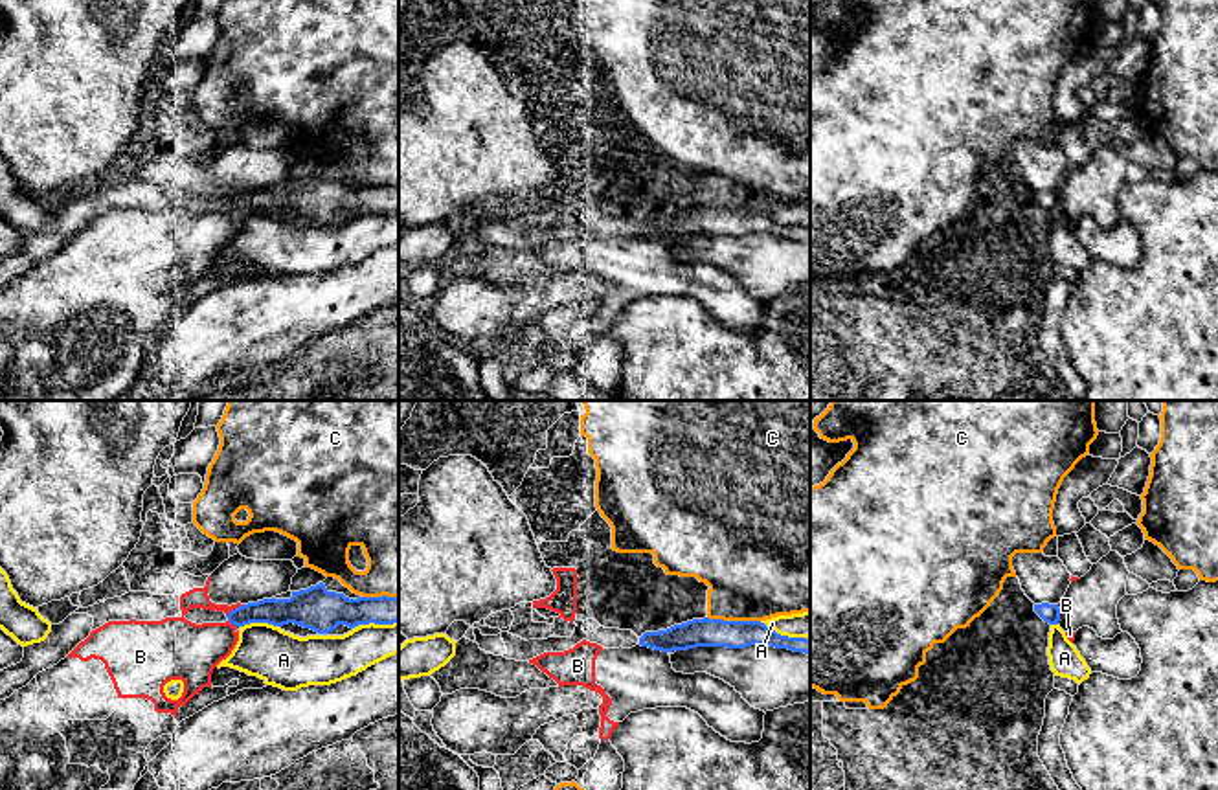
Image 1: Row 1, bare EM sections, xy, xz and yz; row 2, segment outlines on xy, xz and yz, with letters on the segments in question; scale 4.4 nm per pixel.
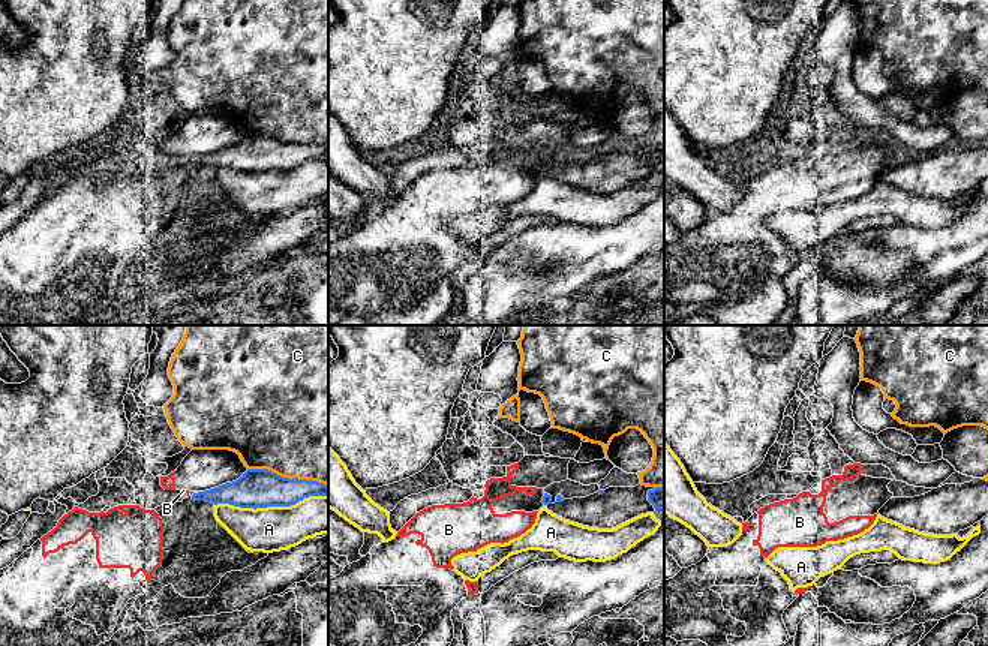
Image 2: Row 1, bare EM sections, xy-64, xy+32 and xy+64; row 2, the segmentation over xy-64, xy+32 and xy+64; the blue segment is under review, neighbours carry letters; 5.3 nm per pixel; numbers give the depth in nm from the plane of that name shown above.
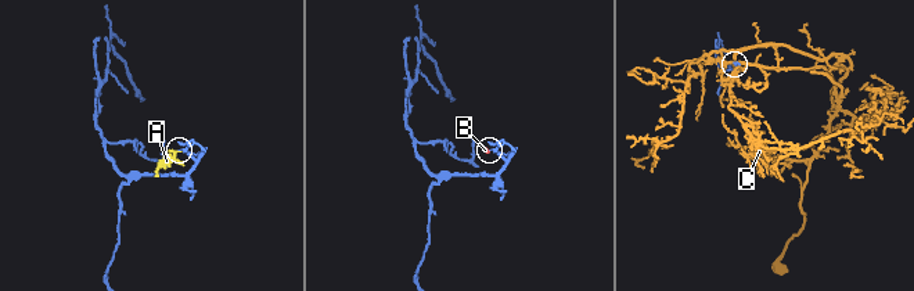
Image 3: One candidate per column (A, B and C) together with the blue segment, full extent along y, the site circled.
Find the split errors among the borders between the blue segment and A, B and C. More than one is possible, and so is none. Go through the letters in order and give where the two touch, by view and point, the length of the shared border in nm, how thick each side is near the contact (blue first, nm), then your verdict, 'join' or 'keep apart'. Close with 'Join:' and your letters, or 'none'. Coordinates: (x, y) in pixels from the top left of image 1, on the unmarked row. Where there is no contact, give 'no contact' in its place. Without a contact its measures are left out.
A: xy (259, 210) | 170 nm | 180/240 nm | keep apart
B: xy (236, 197) | 90 nm | 120/220 nm | keep apart
C: xz (733, 210) | 240 nm | 130/440 nm | keep apart
Join: none

